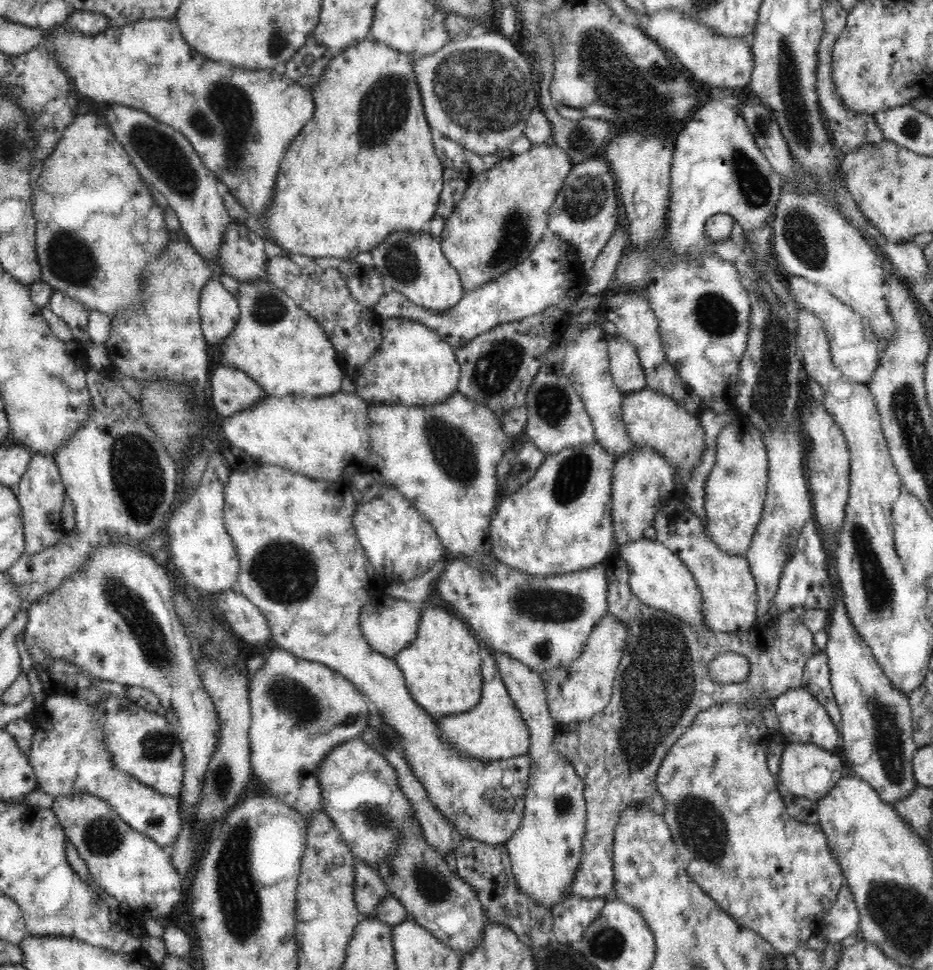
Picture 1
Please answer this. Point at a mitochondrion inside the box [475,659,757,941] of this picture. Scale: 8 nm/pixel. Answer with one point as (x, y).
(702, 831)

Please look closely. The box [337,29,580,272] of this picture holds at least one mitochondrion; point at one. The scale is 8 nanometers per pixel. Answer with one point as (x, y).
(481, 91)

